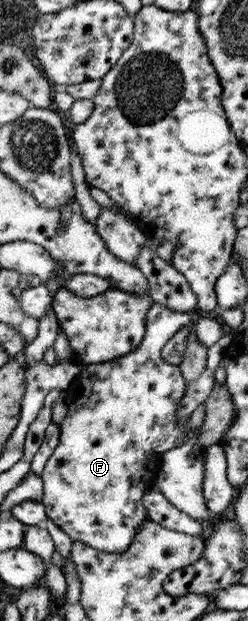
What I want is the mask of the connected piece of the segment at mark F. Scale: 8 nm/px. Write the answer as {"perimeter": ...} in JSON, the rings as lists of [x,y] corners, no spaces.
{"perimeter":[[[153,303],[151,310],[147,314],[147,333],[139,346],[132,353],[127,354],[123,358],[114,359],[111,362],[103,363],[85,363],[81,364],[80,374],[74,380],[70,388],[70,395],[67,402],[67,414],[65,419],[59,425],[60,427],[60,443],[55,449],[55,453],[48,459],[47,465],[42,471],[42,480],[44,483],[44,494],[42,495],[42,504],[44,505],[46,514],[53,524],[57,525],[61,531],[65,532],[73,541],[81,541],[89,547],[94,547],[99,551],[121,553],[128,549],[133,543],[137,533],[140,532],[141,526],[147,521],[147,508],[143,507],[141,499],[146,494],[143,489],[147,489],[145,479],[156,479],[158,475],[163,453],[167,453],[179,439],[188,437],[187,441],[197,443],[197,439],[201,435],[201,429],[197,428],[194,432],[187,432],[189,427],[189,418],[178,422],[178,407],[185,394],[185,383],[183,372],[179,366],[165,362],[161,357],[161,348],[185,326],[191,325],[191,314],[185,312],[173,312],[173,309],[165,308],[165,305]]]}

